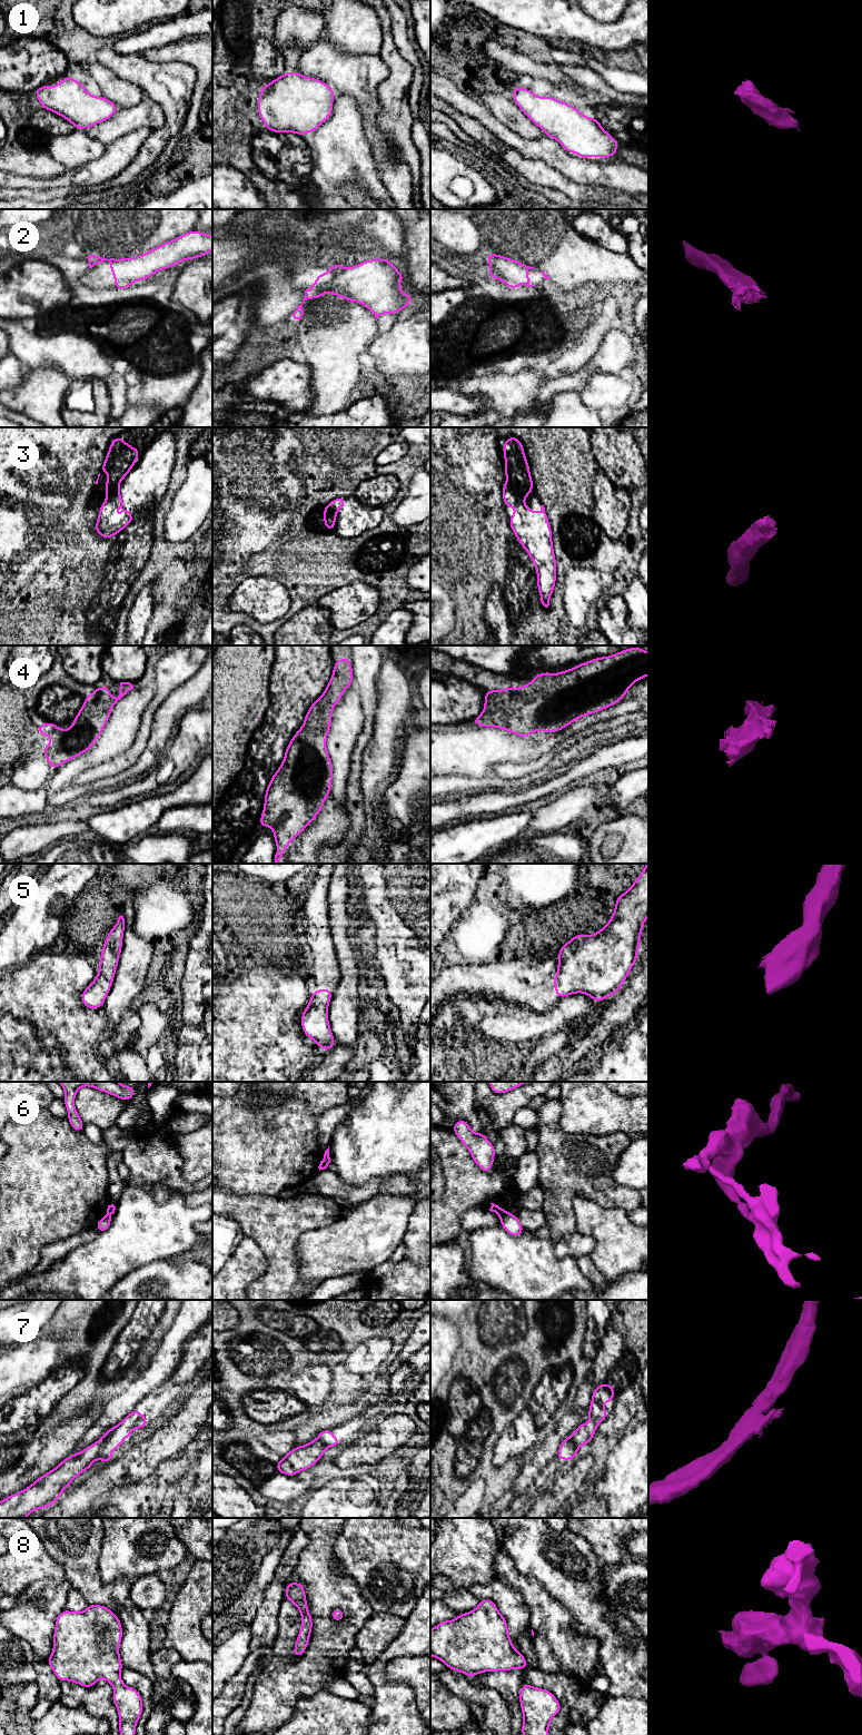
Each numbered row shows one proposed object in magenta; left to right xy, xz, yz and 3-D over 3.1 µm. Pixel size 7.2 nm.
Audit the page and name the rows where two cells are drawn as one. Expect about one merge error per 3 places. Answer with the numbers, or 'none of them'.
3, 6, 7

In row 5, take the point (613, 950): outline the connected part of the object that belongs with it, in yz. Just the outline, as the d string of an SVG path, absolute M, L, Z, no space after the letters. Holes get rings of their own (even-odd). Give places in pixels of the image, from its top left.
M646 864L644 870L637 876L628 890L617 896L614 907L614 914L602 929L589 936L576 934L558 950L557 973L553 980L555 994L558 998L584 993L593 1000L601 1002L606 997L614 996L622 988L623 982L628 978L632 967L637 963L641 934L643 925L648 917L648 864Z

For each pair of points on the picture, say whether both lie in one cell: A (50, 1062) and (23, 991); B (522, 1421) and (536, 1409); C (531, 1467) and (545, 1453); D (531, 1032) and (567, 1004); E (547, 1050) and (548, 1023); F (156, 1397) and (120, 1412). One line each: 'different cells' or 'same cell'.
A: same cell
B: different cells
C: same cell
D: same cell
E: different cells
F: different cells

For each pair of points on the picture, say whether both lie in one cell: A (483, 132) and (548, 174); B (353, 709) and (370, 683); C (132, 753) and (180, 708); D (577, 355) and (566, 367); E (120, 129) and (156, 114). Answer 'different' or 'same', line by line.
A: same
B: different
C: different
D: same
E: same

